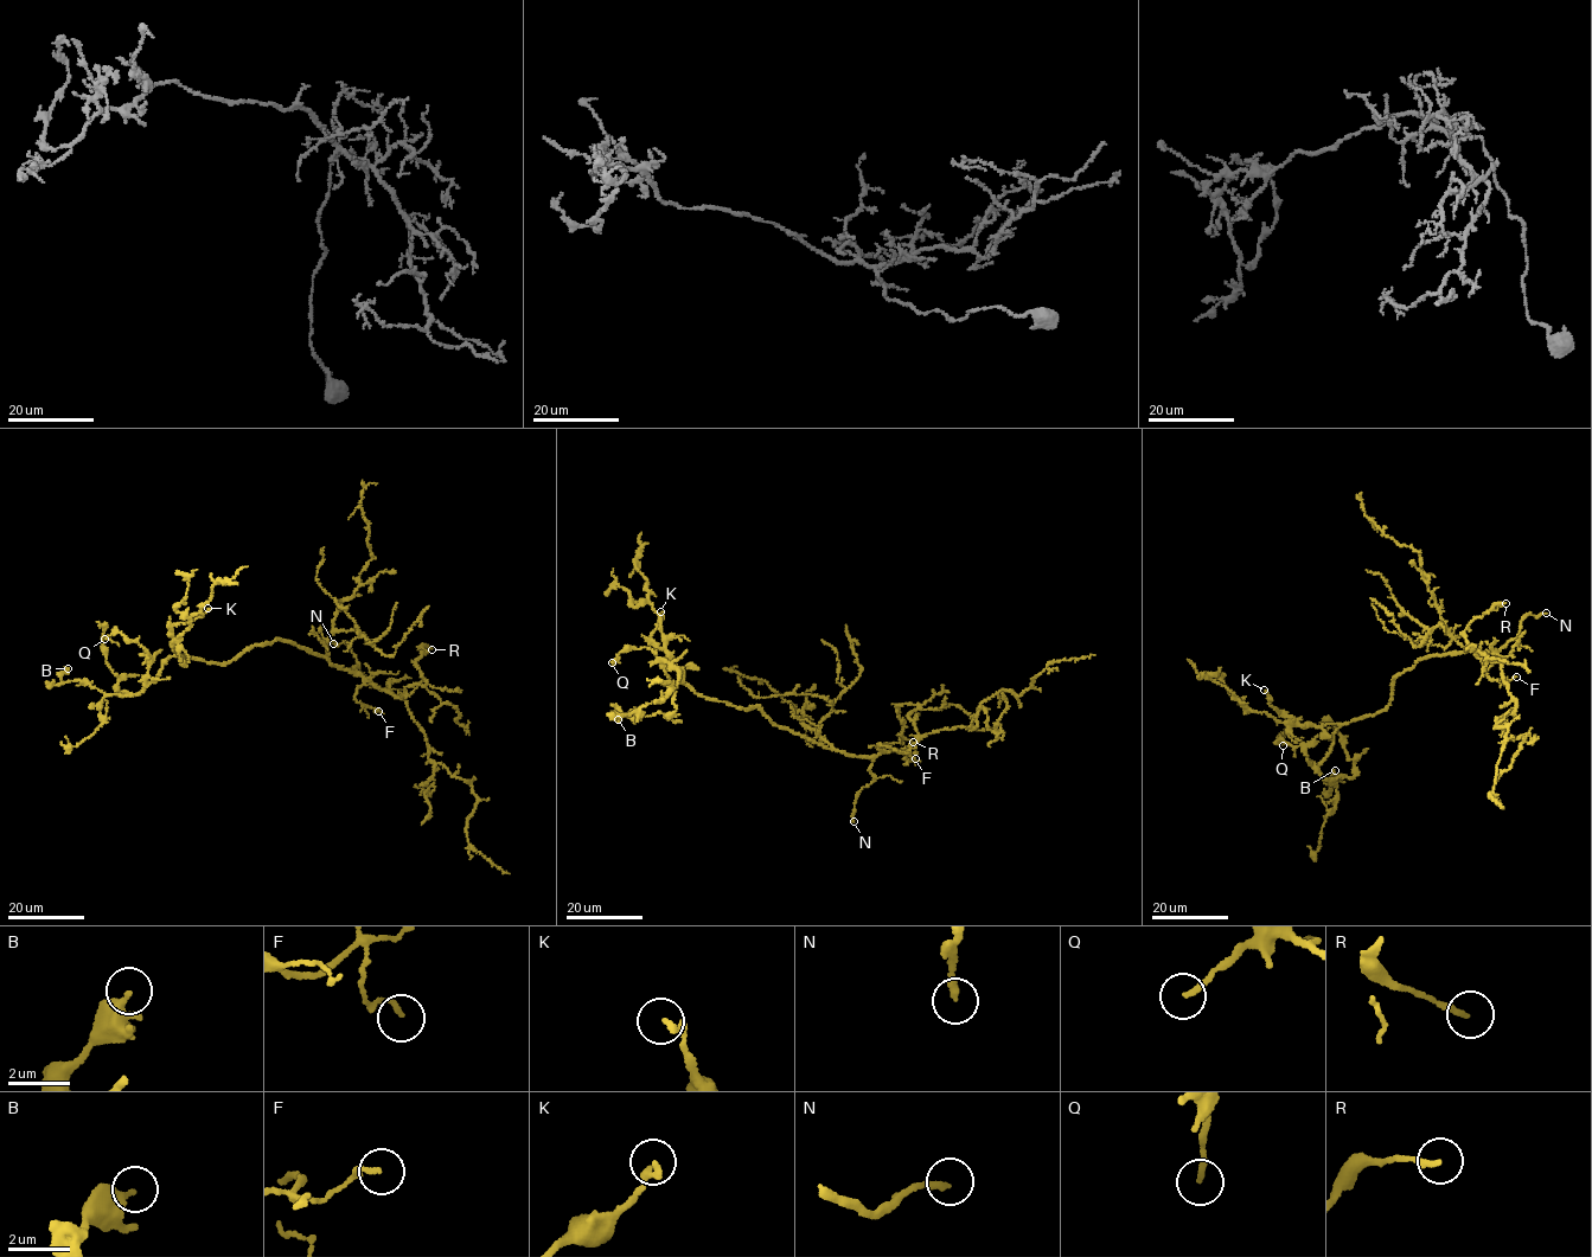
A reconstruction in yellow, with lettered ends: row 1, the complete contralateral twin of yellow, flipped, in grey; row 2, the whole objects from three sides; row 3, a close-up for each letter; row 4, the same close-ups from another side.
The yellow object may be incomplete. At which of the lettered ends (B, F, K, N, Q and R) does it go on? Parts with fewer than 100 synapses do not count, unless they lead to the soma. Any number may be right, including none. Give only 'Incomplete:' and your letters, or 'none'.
Incomplete: N

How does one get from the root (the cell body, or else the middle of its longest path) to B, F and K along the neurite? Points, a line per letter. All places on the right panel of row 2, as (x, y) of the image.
B: (1452, 655), (1417, 661), (1393, 678), (1386, 707), (1336, 729), (1318, 767), (1335, 780), (1330, 788), (1335, 770)
F: (1452, 655), (1471, 649), (1479, 654), (1497, 651), (1487, 677), (1509, 680), (1516, 677)
K: (1452, 655), (1417, 661), (1393, 678), (1392, 698), (1386, 707), (1342, 724), (1300, 725), (1271, 705), (1264, 690)

